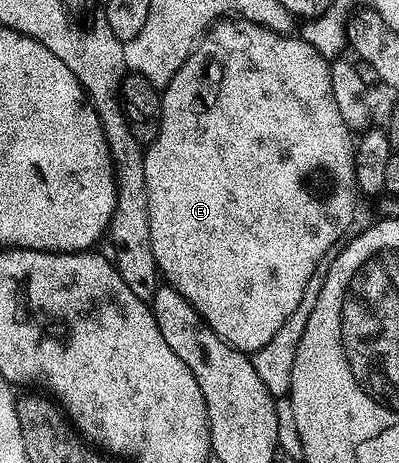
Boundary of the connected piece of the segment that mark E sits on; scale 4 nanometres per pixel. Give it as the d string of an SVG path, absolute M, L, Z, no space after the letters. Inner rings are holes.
M225 18L214 23L202 35L200 44L189 55L187 62L179 66L161 92L159 134L145 148L145 189L151 222L151 250L155 254L157 270L168 287L183 294L183 298L195 306L195 310L209 323L211 330L219 334L221 340L226 340L231 347L246 354L267 346L275 330L287 322L291 310L299 306L311 274L318 272L320 264L317 263L329 256L333 244L346 239L345 231L352 226L353 215L357 212L359 192L355 187L353 172L355 140L351 129L343 122L343 114L339 114L339 106L335 106L329 66L330 61L301 39L300 35L278 34L250 20ZM312 168L326 168L333 179L333 193L322 200L305 189L305 175Z

